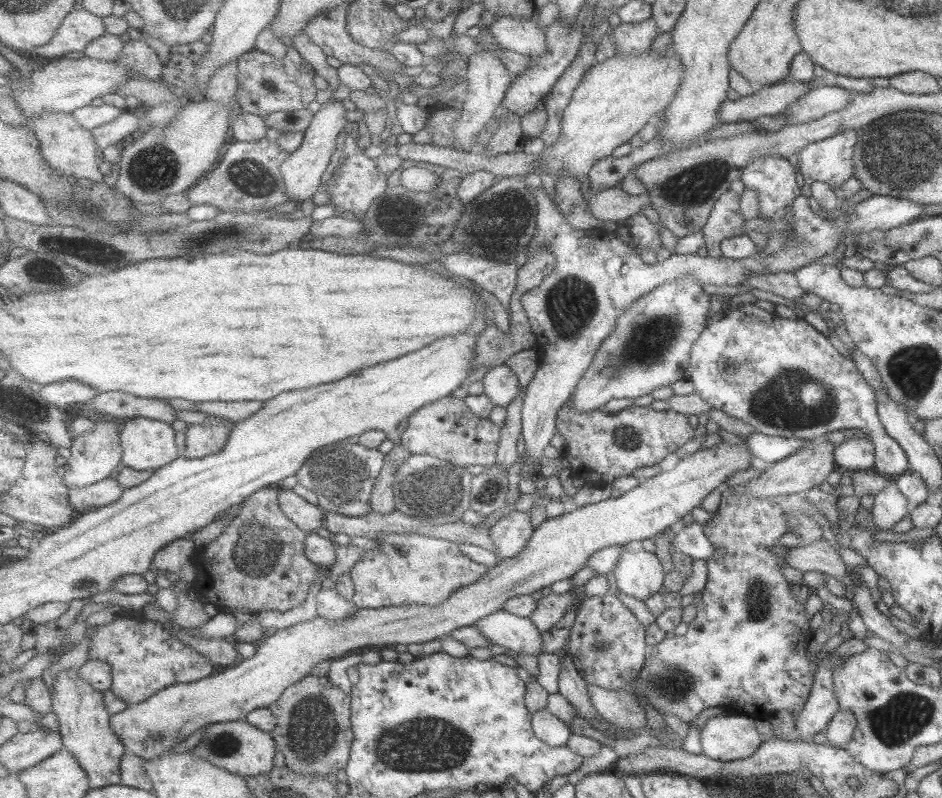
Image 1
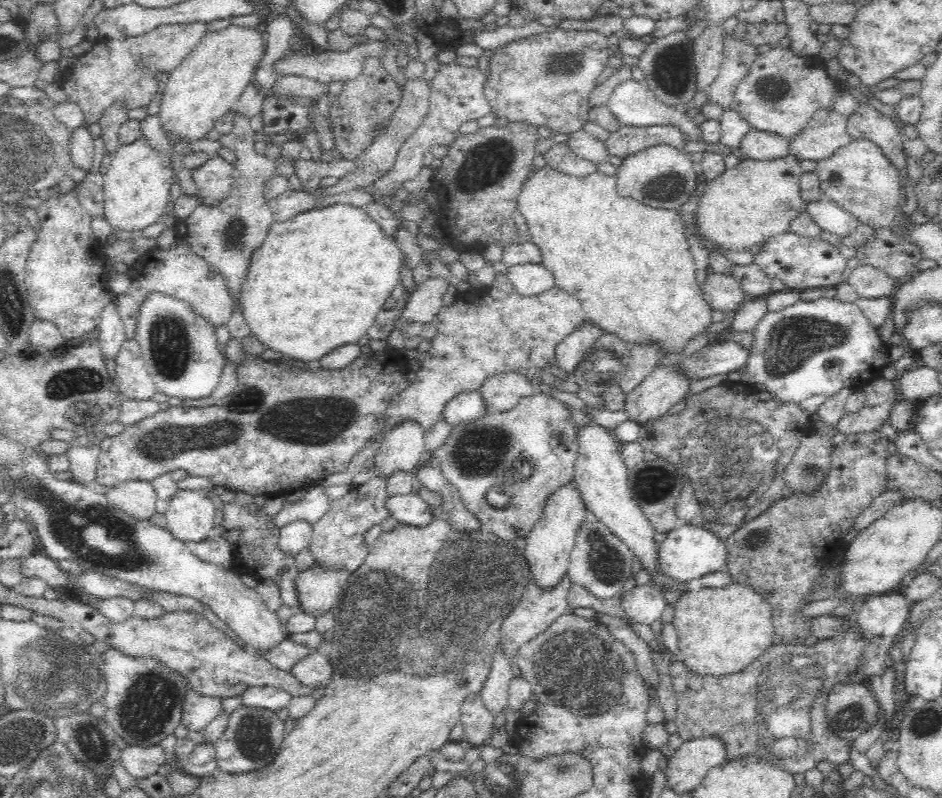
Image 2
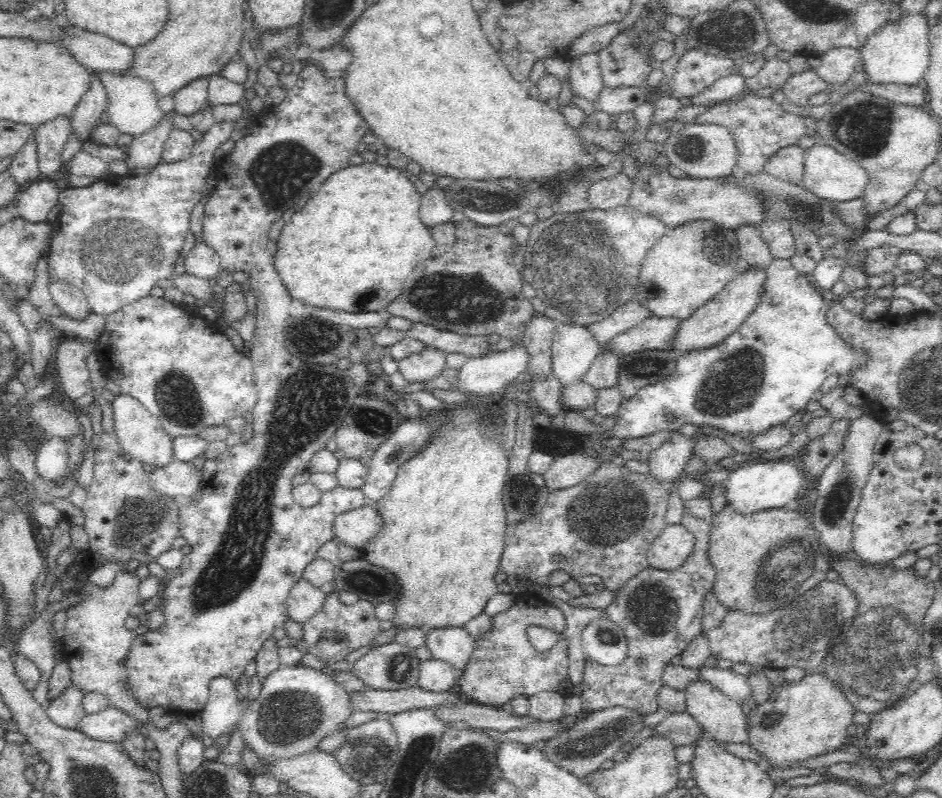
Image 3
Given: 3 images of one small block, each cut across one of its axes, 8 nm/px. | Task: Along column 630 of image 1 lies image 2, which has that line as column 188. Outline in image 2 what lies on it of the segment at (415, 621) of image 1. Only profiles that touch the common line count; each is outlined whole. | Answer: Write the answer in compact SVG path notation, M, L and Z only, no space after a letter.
M178 489L168 503L164 514L167 529L185 544L200 542L214 530L215 516L220 507L206 491Z

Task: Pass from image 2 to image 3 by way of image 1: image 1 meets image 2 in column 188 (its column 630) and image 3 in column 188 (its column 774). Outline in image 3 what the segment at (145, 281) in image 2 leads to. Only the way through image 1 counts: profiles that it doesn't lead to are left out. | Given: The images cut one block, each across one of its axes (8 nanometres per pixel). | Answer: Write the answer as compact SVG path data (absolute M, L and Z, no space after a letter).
M203 240L196 242L194 247L183 258L185 271L204 280L215 278L221 270L221 258L218 252Z

